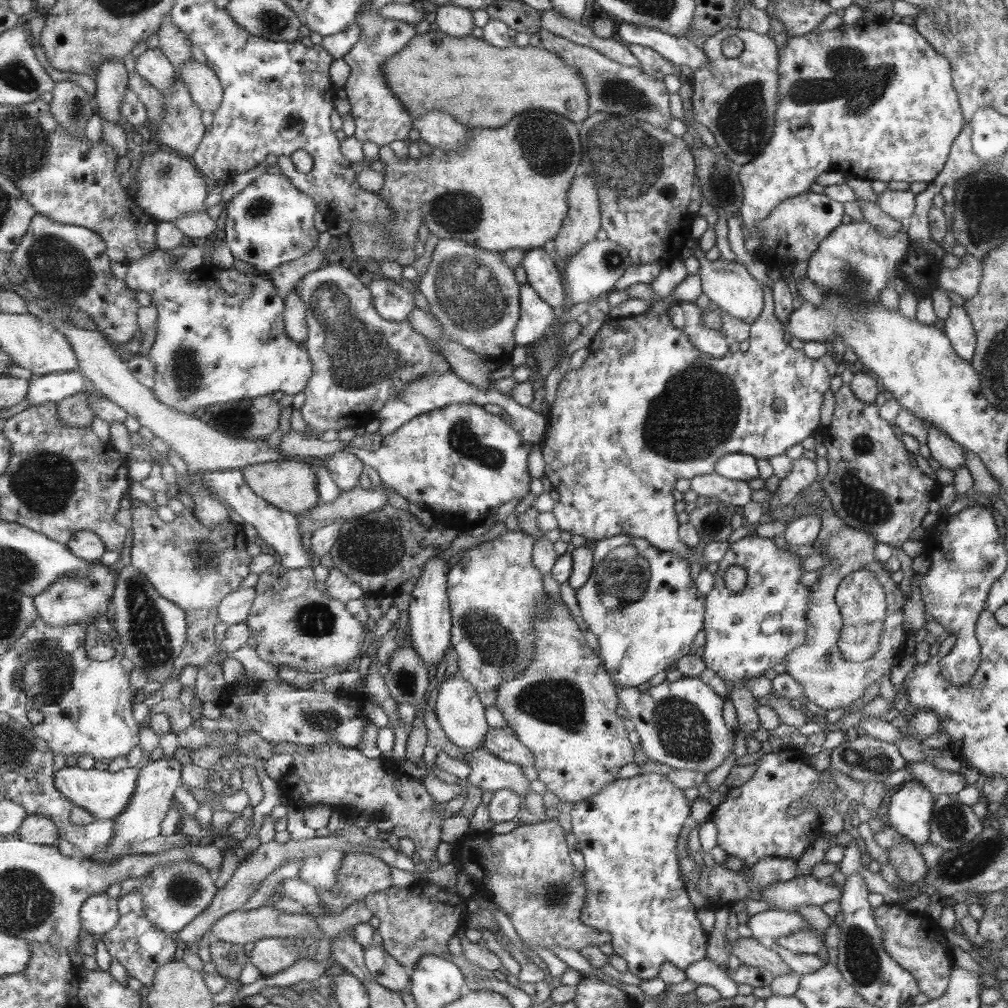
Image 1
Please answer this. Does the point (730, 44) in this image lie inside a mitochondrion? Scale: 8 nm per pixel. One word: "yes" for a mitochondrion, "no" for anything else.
no

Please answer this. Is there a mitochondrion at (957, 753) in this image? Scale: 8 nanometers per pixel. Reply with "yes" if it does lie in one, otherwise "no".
no

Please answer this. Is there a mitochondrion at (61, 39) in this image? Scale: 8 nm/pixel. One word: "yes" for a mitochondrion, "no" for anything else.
no

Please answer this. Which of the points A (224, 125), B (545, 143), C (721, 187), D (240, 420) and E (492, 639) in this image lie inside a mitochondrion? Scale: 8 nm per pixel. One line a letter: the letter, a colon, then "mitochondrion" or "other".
A: other
B: mitochondrion
C: mitochondrion
D: mitochondrion
E: mitochondrion

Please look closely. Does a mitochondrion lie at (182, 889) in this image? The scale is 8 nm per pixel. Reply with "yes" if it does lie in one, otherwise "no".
yes

